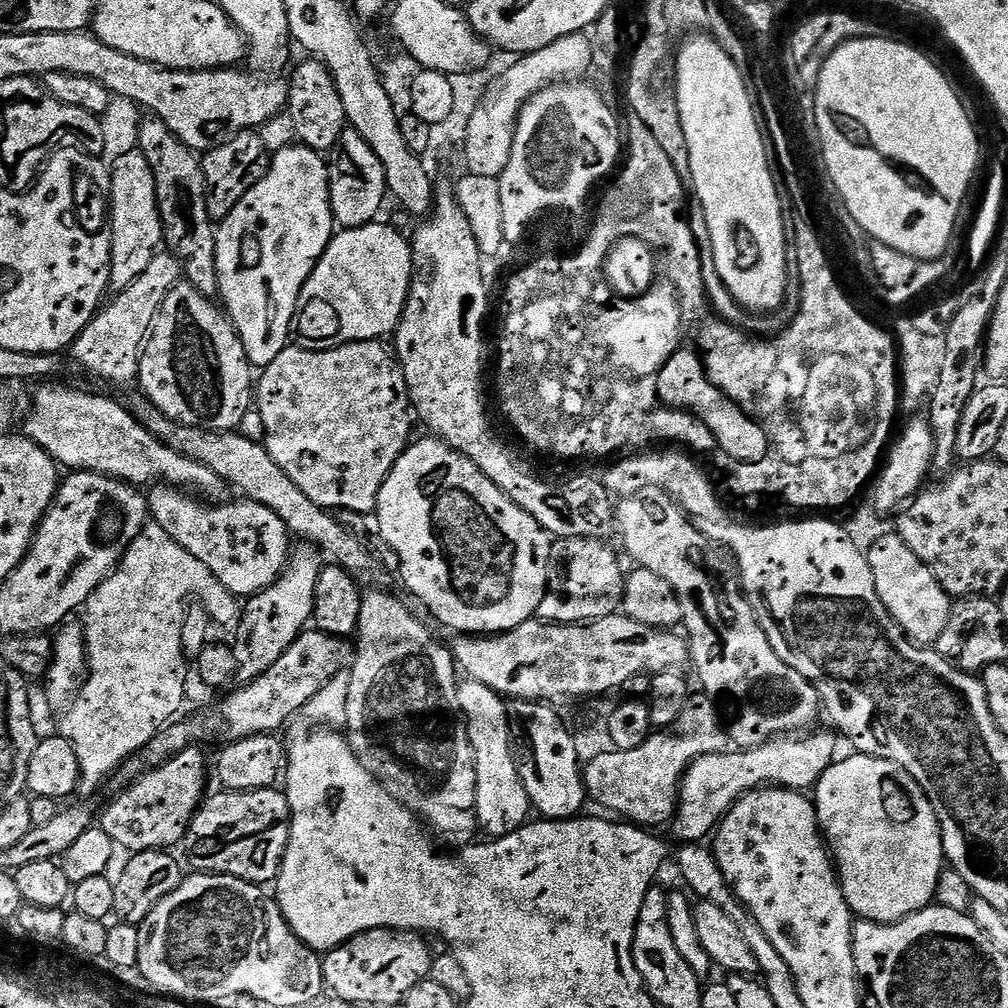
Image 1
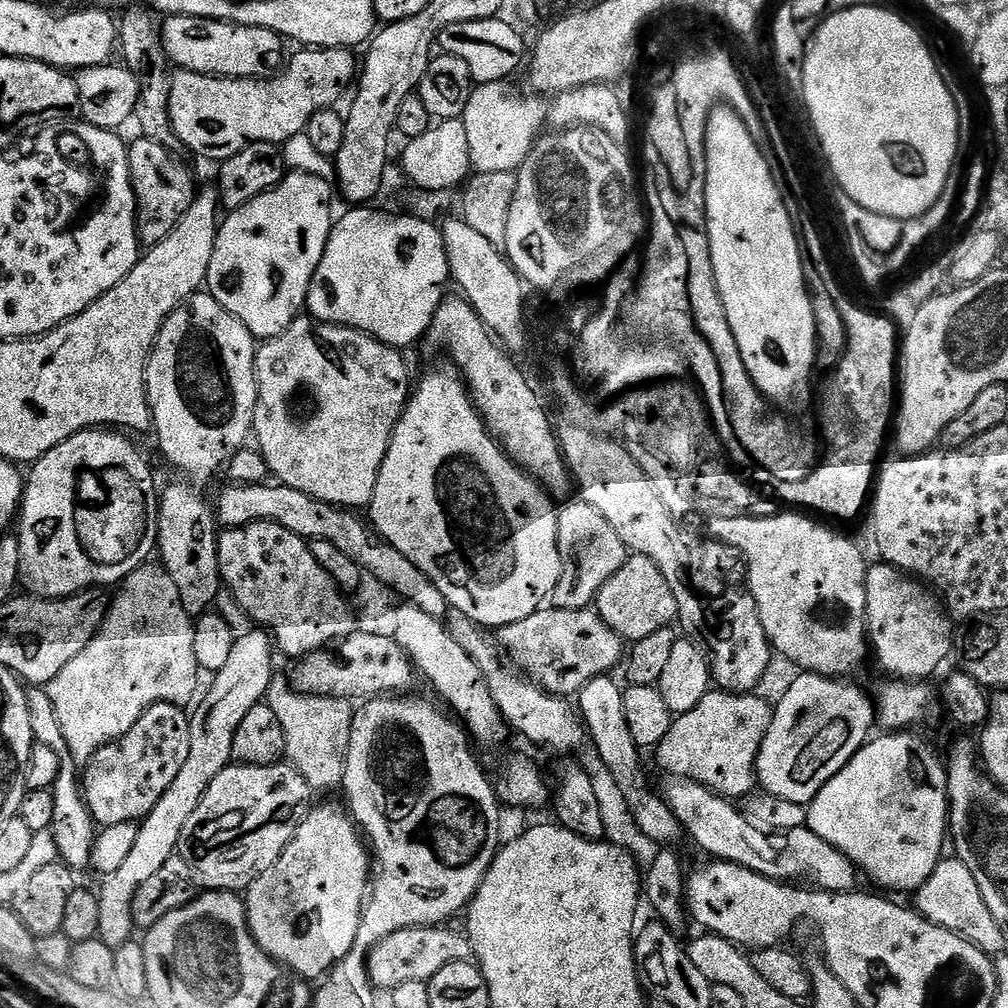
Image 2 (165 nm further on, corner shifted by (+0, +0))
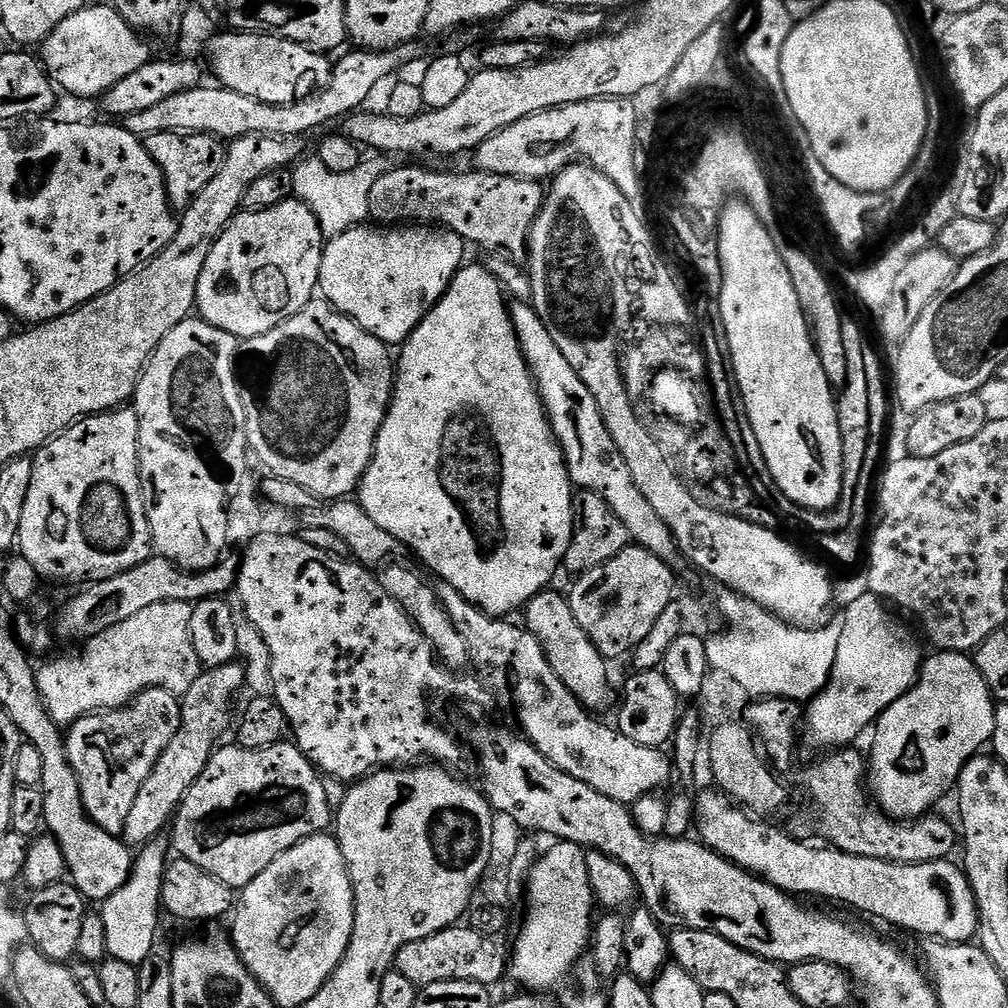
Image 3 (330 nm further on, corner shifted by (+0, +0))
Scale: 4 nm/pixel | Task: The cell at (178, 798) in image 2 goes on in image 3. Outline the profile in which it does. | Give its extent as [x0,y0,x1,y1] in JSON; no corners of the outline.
[99,838,170,966]

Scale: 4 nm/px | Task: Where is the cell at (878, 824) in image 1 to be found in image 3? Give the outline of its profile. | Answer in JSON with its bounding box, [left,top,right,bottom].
[866,650,997,821]

